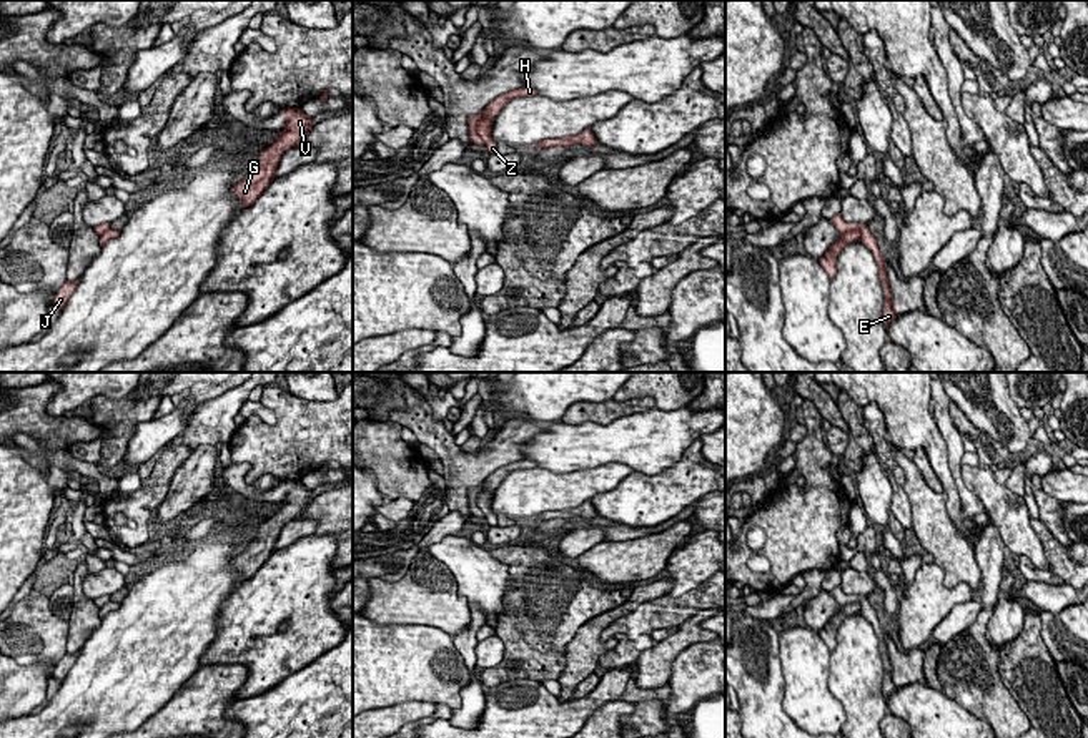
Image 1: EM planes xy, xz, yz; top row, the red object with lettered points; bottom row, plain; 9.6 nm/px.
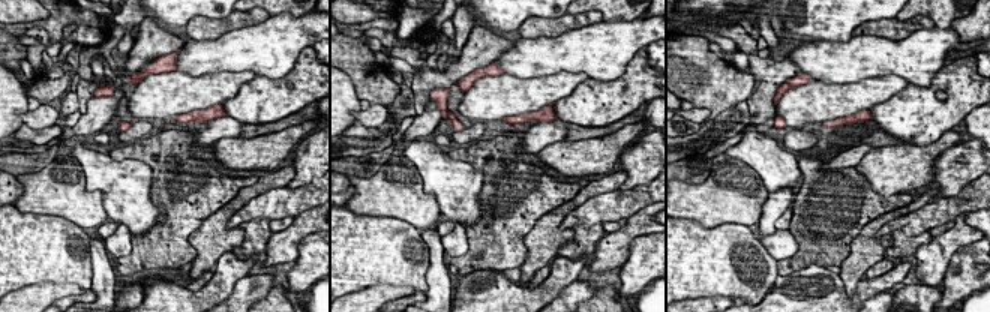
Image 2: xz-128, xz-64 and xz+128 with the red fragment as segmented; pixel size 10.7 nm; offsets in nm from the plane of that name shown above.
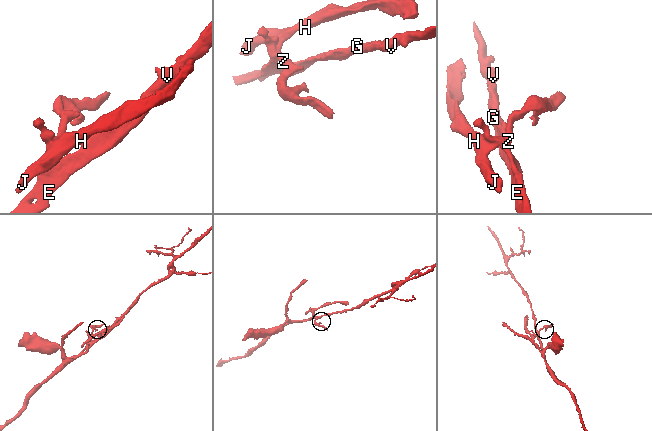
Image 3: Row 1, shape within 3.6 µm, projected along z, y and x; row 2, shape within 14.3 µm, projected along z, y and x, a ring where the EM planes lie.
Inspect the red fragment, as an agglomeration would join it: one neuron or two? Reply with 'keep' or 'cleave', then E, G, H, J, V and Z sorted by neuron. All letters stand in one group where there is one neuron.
cleave | E G V / H J Z

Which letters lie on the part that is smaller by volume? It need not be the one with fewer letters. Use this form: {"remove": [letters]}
{"remove": ["H", "J", "Z"]}

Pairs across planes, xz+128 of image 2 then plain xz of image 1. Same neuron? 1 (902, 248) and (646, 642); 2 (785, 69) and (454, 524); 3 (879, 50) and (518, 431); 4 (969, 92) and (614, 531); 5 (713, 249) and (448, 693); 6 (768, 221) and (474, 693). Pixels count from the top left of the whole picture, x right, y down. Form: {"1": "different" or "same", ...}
{"1": "same", "2": "different", "3": "different", "4": "different", "5": "same", "6": "same"}

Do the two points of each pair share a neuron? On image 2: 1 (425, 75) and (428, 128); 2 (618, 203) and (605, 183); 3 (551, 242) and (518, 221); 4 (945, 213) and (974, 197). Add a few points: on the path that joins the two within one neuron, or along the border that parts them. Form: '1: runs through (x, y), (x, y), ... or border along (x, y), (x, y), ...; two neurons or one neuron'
1: border along (429, 99), (425, 110), (417, 116); two neurons
2: border along (618, 188), (593, 195), (578, 207); two neurons
3: border along (557, 206), (524, 237), (527, 258), (522, 264); two neurons
4: runs through (953, 206), (966, 200); one neuron

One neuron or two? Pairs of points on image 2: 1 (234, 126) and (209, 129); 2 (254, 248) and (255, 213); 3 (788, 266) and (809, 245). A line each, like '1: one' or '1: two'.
1: one
2: two
3: one

